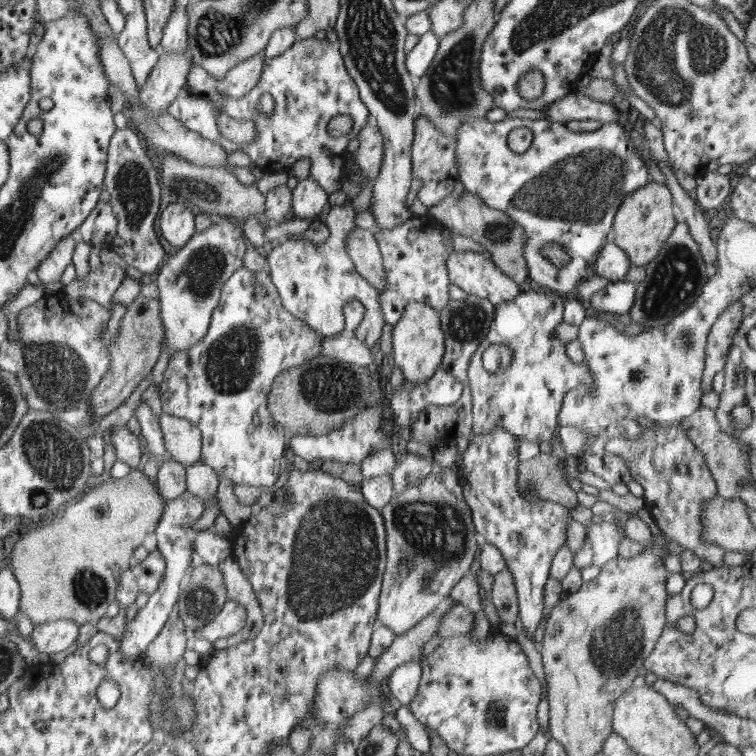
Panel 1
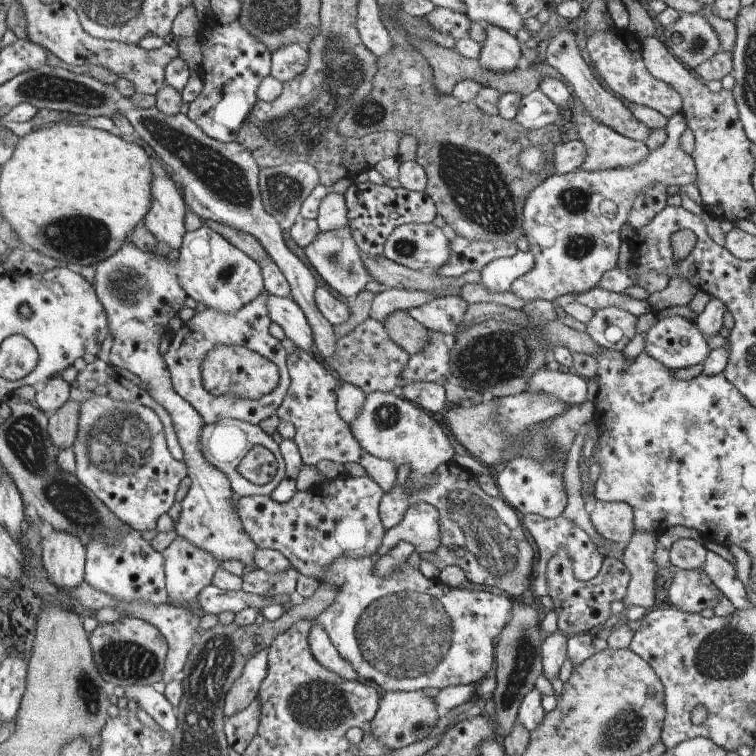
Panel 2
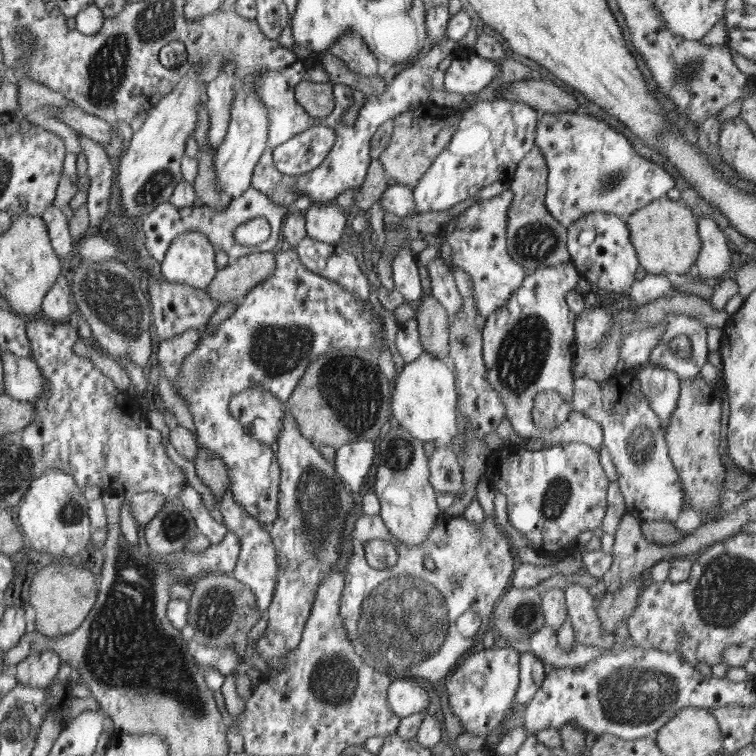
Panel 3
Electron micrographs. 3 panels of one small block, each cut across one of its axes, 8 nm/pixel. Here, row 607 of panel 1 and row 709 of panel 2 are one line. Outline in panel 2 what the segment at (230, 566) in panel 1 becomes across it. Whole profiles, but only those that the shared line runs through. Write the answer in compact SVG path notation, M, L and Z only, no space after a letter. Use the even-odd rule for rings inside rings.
M257 697L246 710L224 719L224 734L228 744L238 754L242 754L246 750L246 746L252 742L253 736L258 730L260 715L261 706Z

